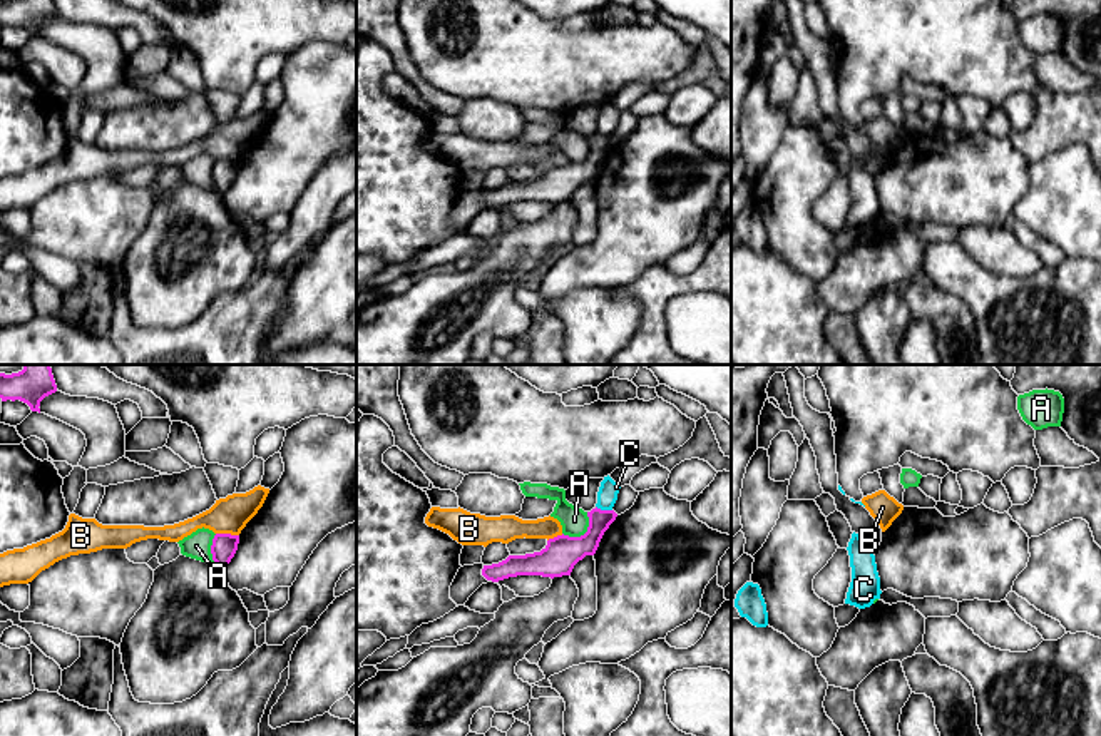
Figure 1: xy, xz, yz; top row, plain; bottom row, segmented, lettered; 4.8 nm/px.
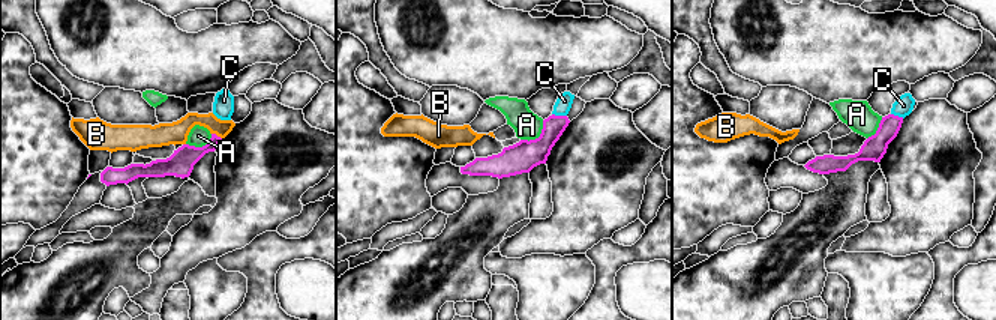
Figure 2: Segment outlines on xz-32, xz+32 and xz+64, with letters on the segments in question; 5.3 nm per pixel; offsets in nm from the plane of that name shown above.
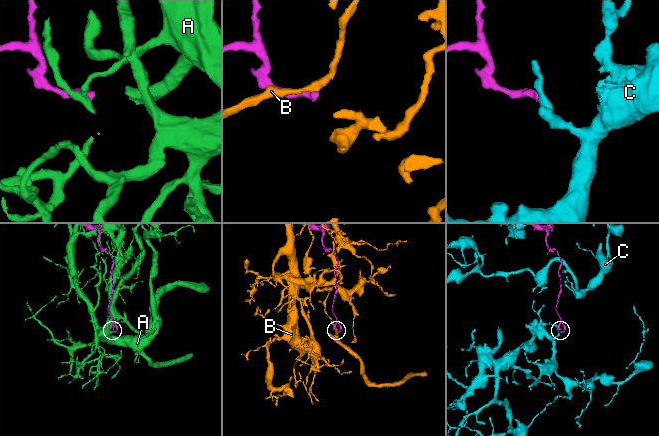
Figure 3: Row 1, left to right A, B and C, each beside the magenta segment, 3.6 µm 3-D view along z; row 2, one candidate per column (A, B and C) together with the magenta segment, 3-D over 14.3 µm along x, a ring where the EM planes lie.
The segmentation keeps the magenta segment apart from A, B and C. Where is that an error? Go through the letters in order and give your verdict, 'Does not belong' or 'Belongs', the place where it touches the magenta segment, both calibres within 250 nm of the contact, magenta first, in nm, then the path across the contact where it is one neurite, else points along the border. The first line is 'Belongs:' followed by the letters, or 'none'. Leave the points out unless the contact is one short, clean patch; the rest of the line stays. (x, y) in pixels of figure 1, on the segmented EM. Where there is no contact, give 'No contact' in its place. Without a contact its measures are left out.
Belongs: none
A: Does not belong. Touches magenta at xz (584, 534). Thickness 170 nm (magenta) against 140 nm. Boundary: xz (588, 512), (588, 529), (583, 534), (563, 534)
B: Does not belong. Touches magenta at xy (228, 534). Thickness 120 nm (magenta) against 180 nm
C: Does not belong. Touches magenta at xz (604, 511). Thickness 130 nm (magenta) against 100 nm. Boundary: xz (596, 506), (611, 511)

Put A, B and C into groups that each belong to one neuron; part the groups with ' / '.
A / B / C

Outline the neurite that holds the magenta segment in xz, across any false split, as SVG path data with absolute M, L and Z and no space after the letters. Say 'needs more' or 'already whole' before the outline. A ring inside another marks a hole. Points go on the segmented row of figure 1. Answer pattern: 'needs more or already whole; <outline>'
already whole; M592 509L587 512L589 527L581 537L557 535L547 540L540 552L509 555L505 560L484 565L482 575L499 582L517 575L562 577L571 575L574 565L586 555L594 555L604 532L616 520L614 510Z

